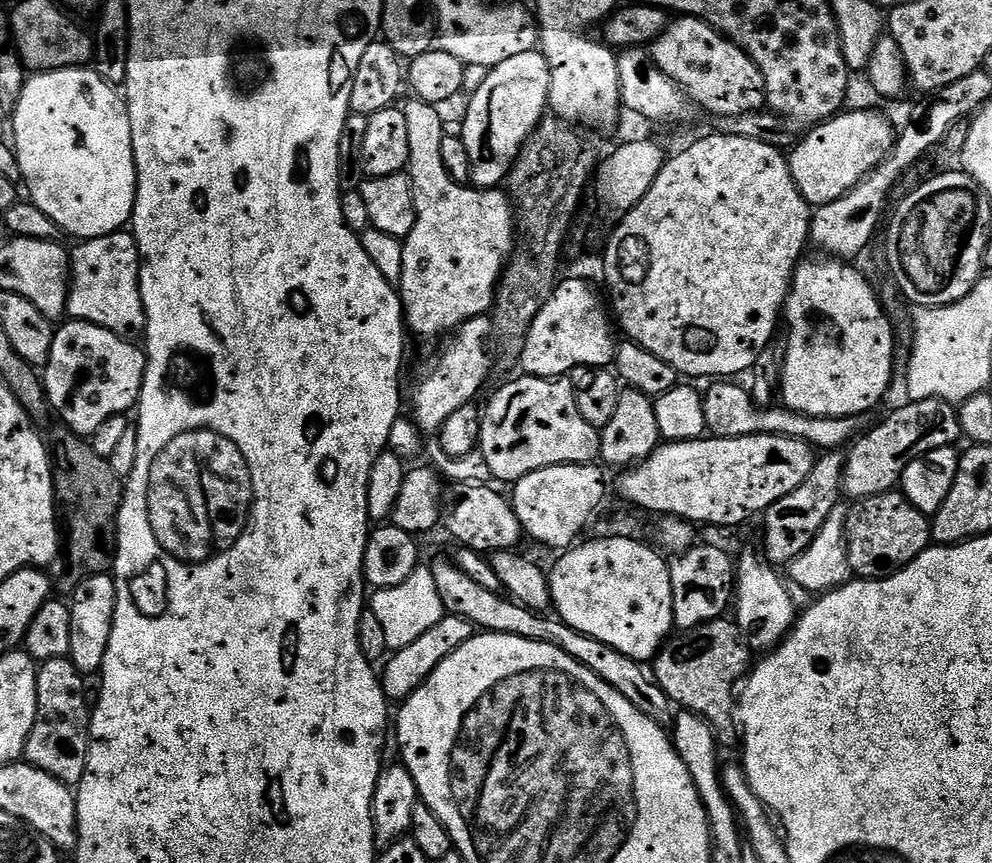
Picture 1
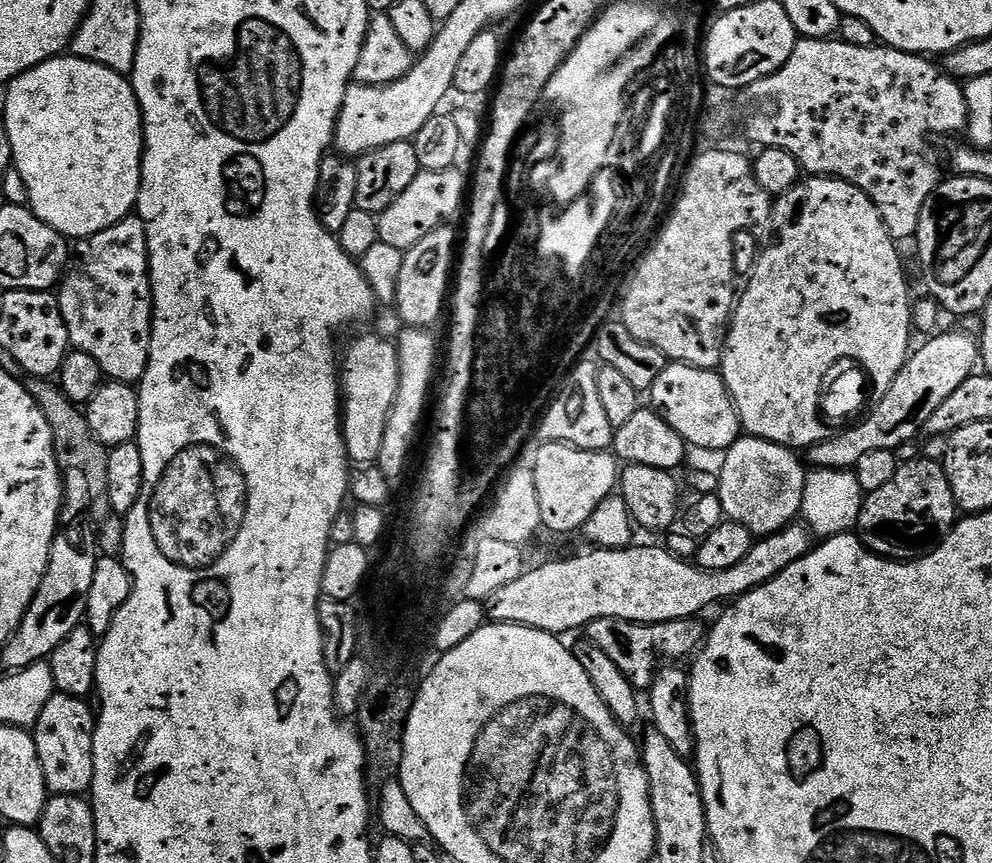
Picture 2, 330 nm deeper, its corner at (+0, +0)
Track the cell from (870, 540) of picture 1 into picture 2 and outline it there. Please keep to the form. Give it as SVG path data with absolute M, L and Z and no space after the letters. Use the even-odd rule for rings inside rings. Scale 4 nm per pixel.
M927 458L919 459L904 460L886 486L864 497L858 535L873 556L902 561L919 560L939 546L937 540L932 540L936 532L951 532L958 523L956 499L943 463ZM904 532L908 532L908 536L924 536L924 540L900 540Z

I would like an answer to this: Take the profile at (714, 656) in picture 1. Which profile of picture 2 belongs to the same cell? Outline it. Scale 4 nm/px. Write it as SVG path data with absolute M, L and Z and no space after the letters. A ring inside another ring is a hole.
M598 618L588 624L586 639L598 646L598 650L604 651L613 660L614 666L618 666L618 670L622 670L622 674L626 674L628 681L638 690L647 690L656 678L661 663L660 655L664 655L668 662L684 662L680 660L687 661L699 653L706 639L706 628L700 622L693 618L661 624L632 624L618 618Z

